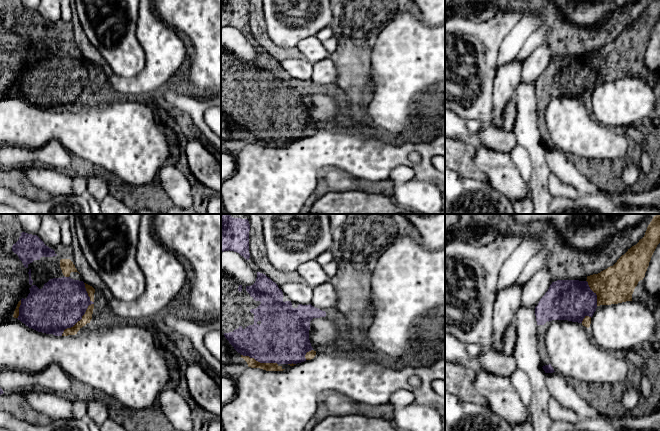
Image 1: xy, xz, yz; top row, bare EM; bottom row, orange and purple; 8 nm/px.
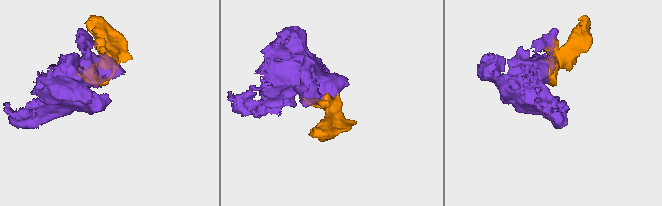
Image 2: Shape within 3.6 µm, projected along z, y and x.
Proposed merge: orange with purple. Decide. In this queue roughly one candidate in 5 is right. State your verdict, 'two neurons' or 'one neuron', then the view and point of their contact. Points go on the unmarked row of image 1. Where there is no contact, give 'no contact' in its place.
one neuron; meets orange in xy at (85, 88)

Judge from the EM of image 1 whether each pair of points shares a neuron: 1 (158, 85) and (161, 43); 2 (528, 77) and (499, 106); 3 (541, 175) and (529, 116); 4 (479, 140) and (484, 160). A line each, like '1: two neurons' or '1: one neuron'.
1: one neuron
2: one neuron
3: one neuron
4: two neurons

